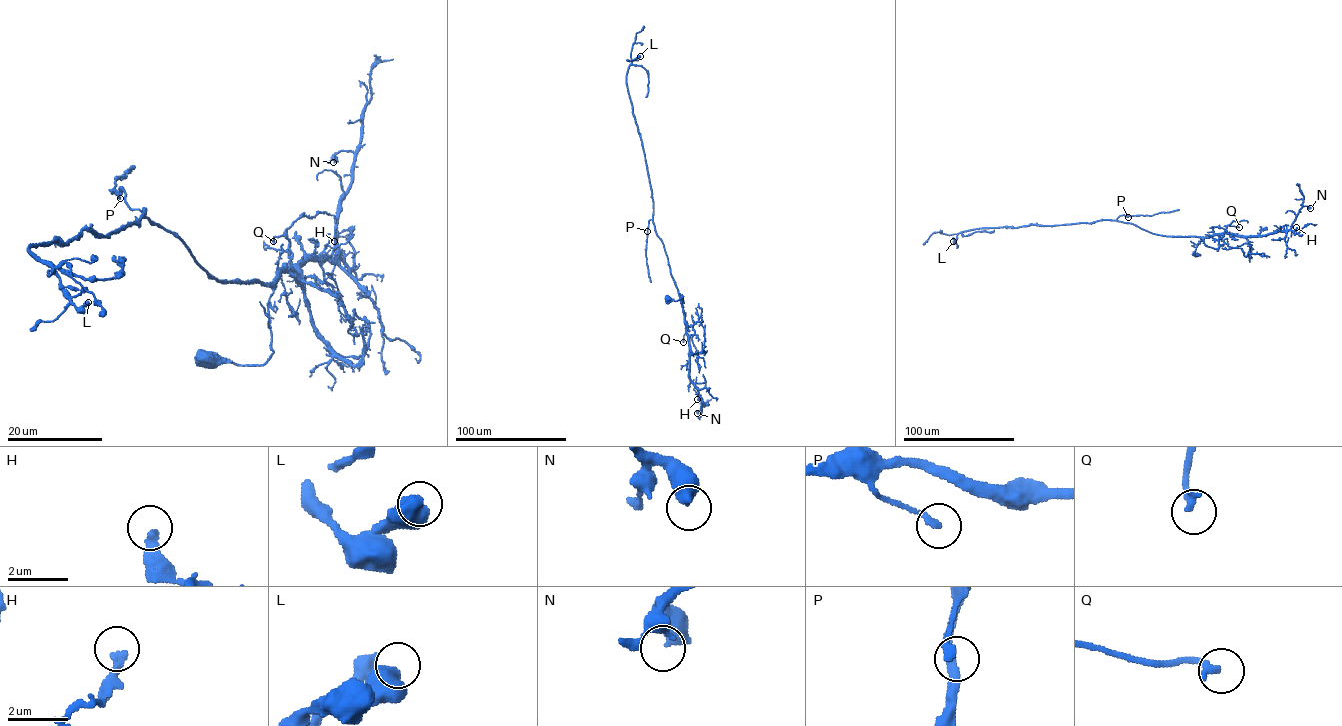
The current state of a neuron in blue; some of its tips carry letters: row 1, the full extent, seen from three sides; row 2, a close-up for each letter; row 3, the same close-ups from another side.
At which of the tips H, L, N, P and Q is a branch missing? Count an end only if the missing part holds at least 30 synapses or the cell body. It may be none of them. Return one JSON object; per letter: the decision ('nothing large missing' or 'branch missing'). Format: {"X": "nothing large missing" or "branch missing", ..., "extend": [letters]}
{"H": "branch missing", "L": "nothing large missing", "N": "nothing large missing", "P": "nothing large missing", "Q": "nothing large missing", "extend": ["H"]}

